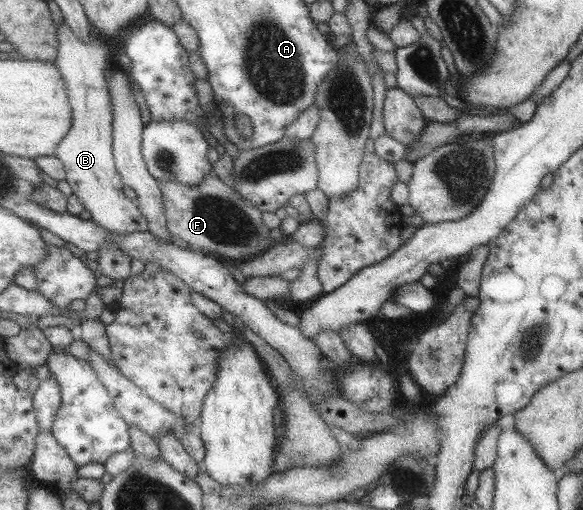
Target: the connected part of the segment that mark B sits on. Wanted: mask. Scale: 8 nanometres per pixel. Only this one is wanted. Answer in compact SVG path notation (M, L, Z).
M65 24L60 25L56 31L59 48L55 64L59 73L67 84L67 97L69 98L70 110L73 111L73 122L65 138L57 144L54 156L58 157L65 168L65 180L69 184L74 196L82 203L82 206L89 212L90 220L109 230L111 234L130 234L131 232L144 232L147 230L146 219L140 214L136 205L122 191L123 182L116 172L112 154L112 121L113 111L110 104L109 90L105 77L106 50L108 46L99 37L92 38L89 42L82 42Z

